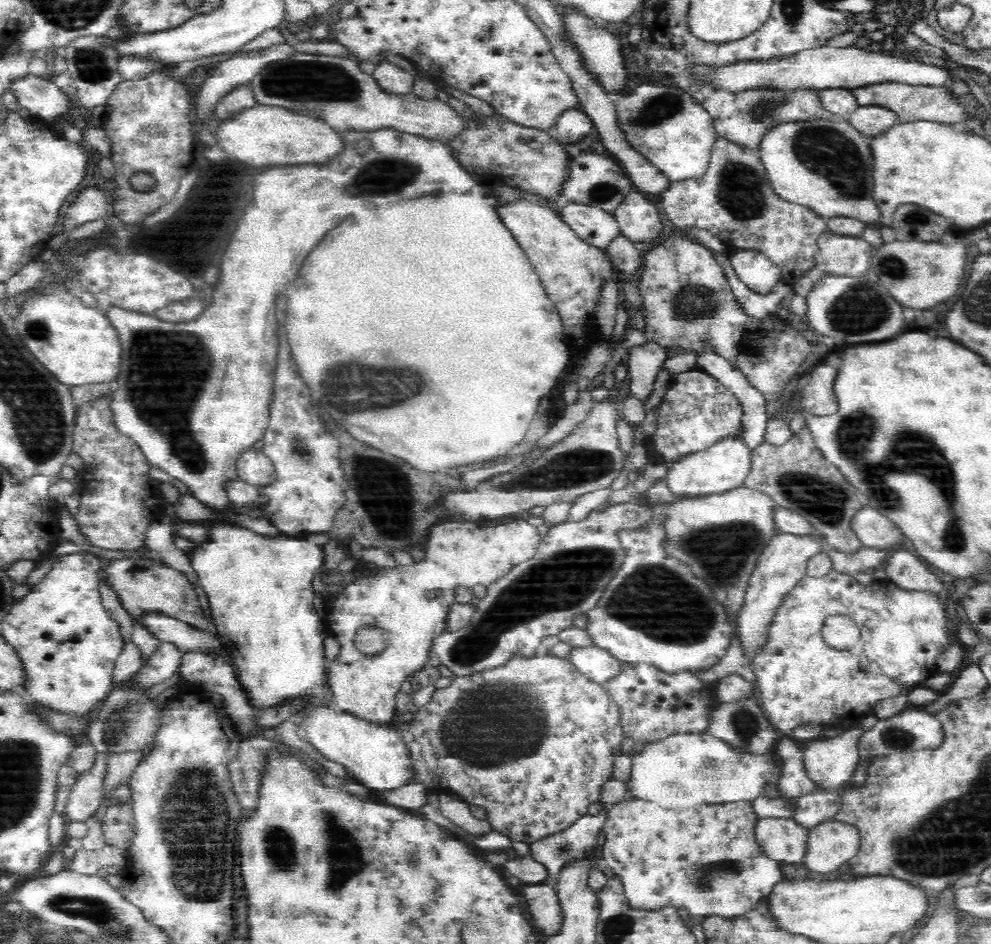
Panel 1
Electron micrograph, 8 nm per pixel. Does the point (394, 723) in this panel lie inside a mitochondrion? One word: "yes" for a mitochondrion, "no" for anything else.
no

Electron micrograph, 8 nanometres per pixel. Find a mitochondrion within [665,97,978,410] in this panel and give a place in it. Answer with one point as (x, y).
(829, 152)

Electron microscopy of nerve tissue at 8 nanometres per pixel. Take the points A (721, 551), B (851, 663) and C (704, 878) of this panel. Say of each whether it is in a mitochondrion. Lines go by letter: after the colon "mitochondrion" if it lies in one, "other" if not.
A: mitochondrion
B: other
C: mitochondrion

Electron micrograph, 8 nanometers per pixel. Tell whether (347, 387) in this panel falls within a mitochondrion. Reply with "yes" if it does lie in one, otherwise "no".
yes

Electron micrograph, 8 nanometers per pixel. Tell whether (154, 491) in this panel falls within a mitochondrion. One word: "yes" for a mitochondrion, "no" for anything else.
no

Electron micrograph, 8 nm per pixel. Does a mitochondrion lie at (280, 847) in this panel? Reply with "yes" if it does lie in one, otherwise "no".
yes

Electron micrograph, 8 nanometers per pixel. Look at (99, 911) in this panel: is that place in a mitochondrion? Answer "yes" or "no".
yes

